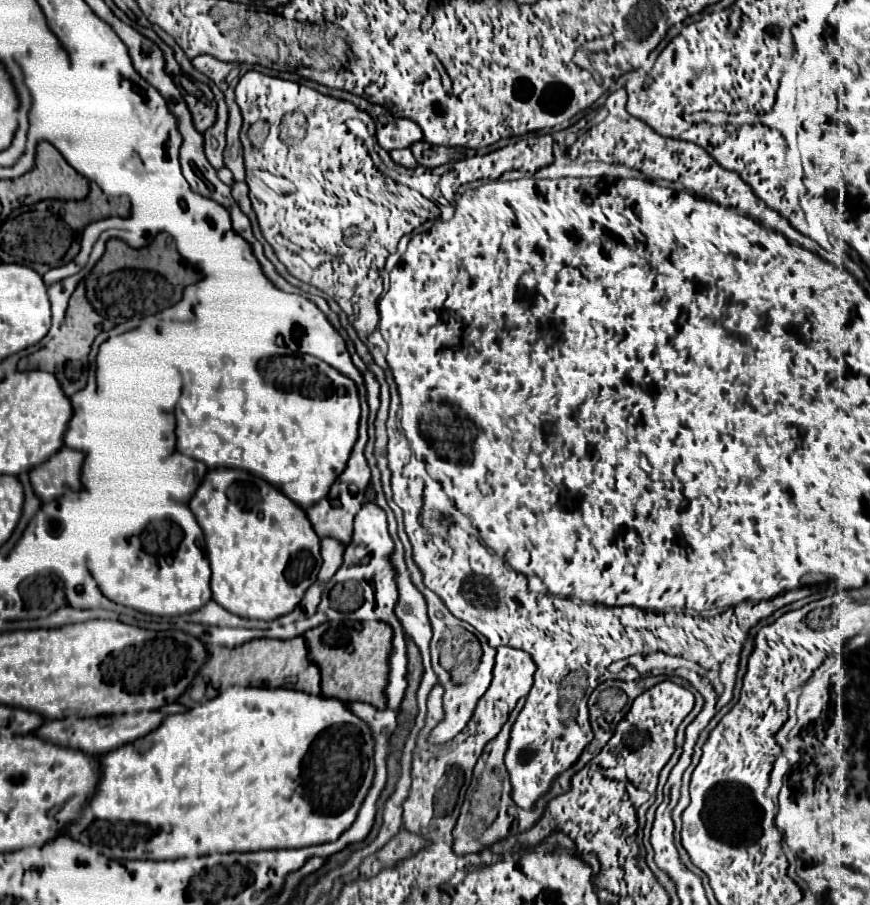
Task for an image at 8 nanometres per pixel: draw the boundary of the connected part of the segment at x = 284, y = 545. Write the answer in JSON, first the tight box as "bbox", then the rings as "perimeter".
{"bbox":[189,469,321,619],"perimeter":[[[211,469],[189,501],[205,533],[213,601],[245,619],[277,619],[295,609],[321,567],[319,537],[305,511],[271,483],[241,469]]]}

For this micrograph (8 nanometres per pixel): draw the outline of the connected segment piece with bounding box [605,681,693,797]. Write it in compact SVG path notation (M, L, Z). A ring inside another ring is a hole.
M661 681L651 689L643 691L631 705L629 713L617 723L617 729L607 743L607 755L613 755L615 761L623 763L627 777L637 789L645 789L655 797L659 771L667 765L669 757L675 751L675 731L681 721L693 709L693 693L673 681Z

